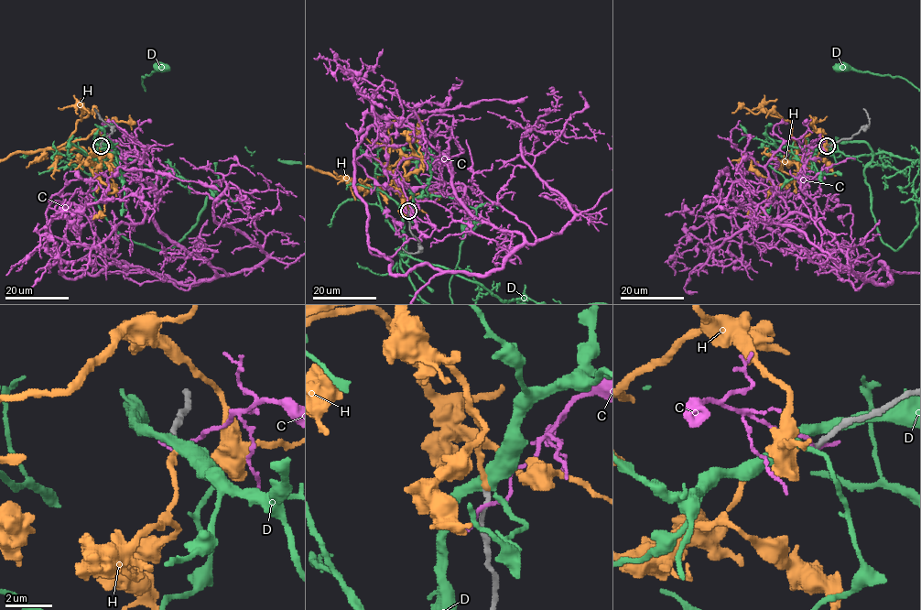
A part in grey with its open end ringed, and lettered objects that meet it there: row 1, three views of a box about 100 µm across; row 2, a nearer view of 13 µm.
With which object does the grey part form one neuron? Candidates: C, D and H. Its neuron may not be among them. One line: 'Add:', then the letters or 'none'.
Add: H

